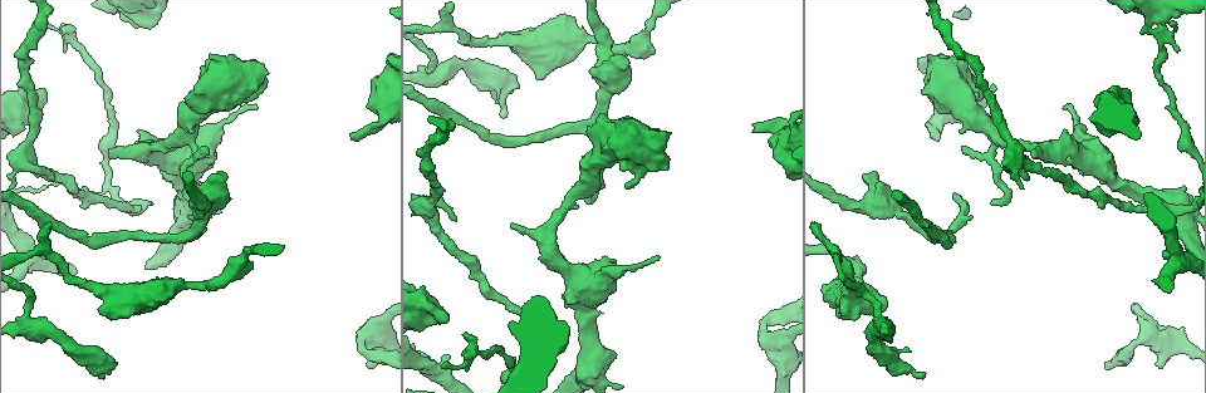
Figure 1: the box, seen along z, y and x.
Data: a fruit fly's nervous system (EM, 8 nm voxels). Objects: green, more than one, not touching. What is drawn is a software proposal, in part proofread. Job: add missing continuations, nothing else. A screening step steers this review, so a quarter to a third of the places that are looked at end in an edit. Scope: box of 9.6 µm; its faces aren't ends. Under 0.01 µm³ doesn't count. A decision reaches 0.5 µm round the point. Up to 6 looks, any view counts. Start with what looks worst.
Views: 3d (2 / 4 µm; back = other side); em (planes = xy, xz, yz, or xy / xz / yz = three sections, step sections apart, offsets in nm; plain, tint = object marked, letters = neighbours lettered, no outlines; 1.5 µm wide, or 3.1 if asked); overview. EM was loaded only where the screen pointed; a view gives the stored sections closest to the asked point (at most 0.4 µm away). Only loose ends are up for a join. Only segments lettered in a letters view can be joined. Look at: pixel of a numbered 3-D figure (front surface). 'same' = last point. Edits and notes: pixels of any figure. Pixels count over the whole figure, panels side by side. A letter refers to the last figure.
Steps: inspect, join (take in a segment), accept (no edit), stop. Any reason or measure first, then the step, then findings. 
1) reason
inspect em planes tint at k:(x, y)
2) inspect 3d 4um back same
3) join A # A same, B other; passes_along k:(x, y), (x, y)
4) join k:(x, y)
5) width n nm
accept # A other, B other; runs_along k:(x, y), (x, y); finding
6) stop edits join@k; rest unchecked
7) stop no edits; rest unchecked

an open end
inspect 3d 4um back at 1:(924, 374)

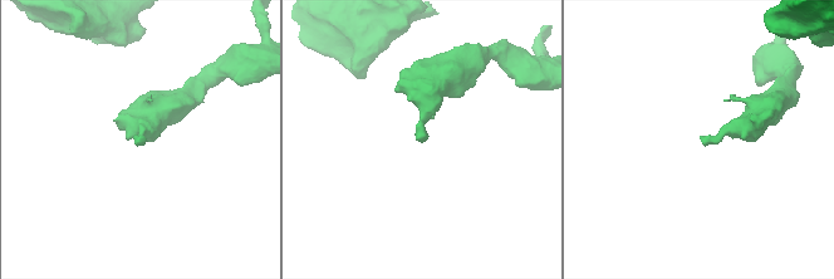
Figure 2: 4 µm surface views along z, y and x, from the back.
shape alone is not enough
inspect em planes letters at 2:(137, 142)

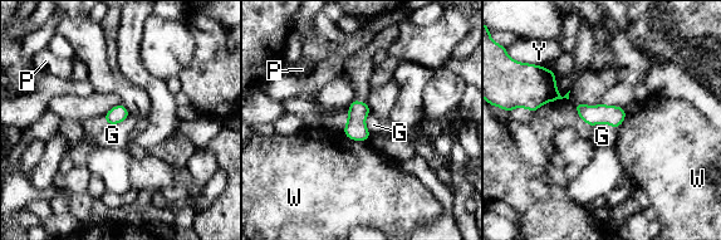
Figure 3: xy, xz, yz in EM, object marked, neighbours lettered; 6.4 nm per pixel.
longest_contact W 180 nm
accept # G other, P other, W other, Y other; border 3:(592, 126), (608, 123), (616, 130); none of them fits

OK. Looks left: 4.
an open end
inspect em xy step 8 tint at 1:(954, 195)

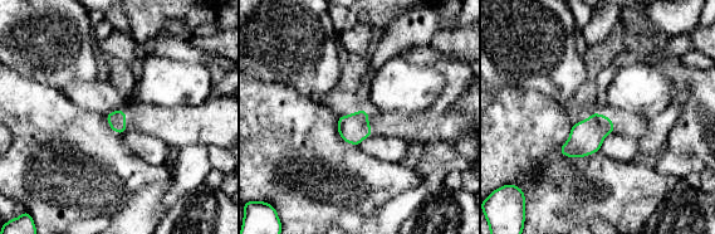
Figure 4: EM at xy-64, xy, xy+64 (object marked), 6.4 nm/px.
another direction
inspect em planes letters same

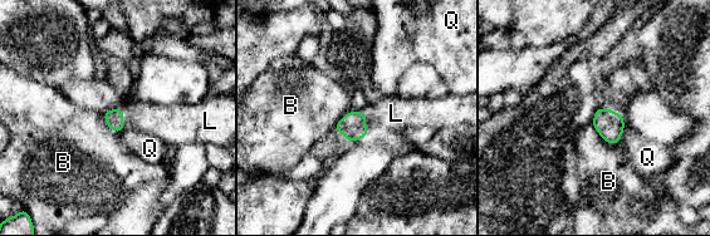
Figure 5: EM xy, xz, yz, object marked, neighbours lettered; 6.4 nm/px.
join 5:(396, 113) # B other, L same, Q other; passes_along 5:(352, 126), (365, 122), (396, 113); the neuron continues

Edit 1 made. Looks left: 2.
inspect em planes letters at 1:(756, 123)

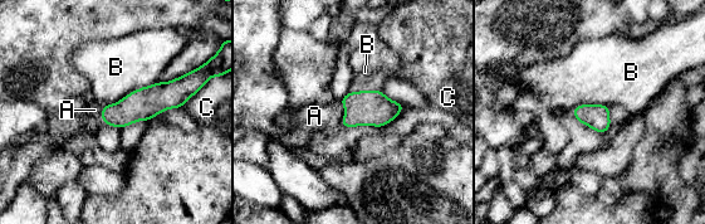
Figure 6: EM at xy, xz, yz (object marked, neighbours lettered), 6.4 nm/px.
join 6:(314, 116) # A same, B other, C other; passes_along 6:(367, 107), (344, 113), (314, 116); it goes on there

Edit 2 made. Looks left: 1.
stop edits join@5, join@6; rest unchecked

